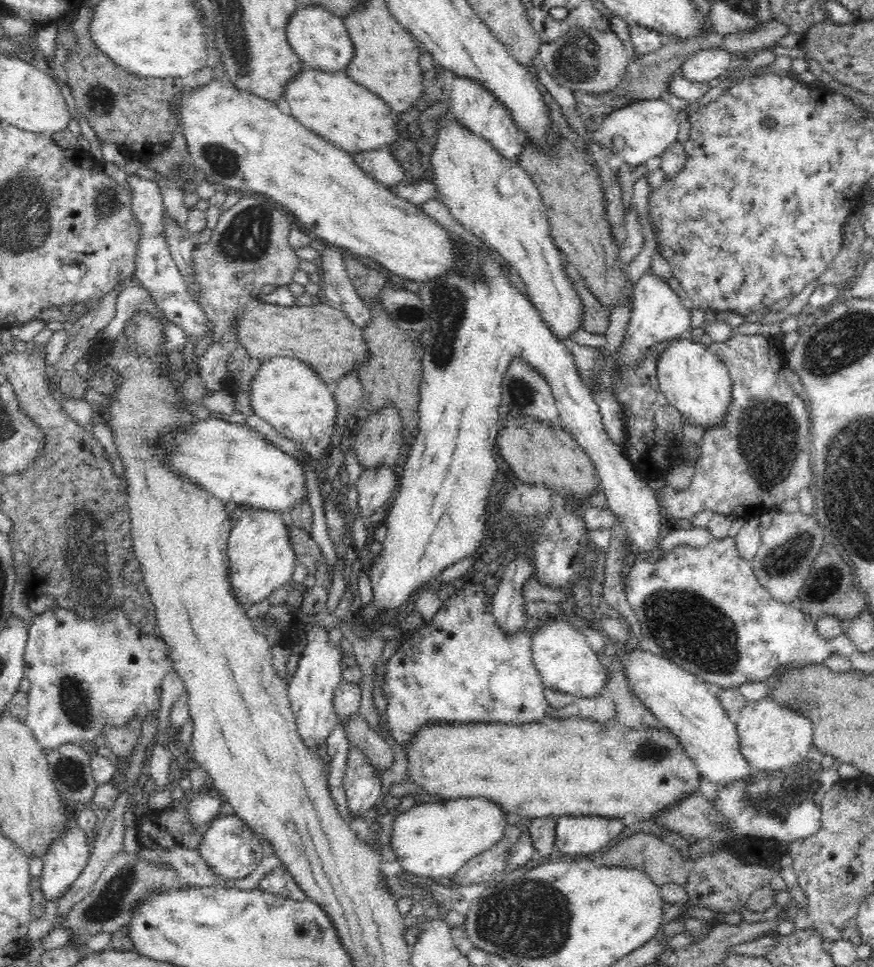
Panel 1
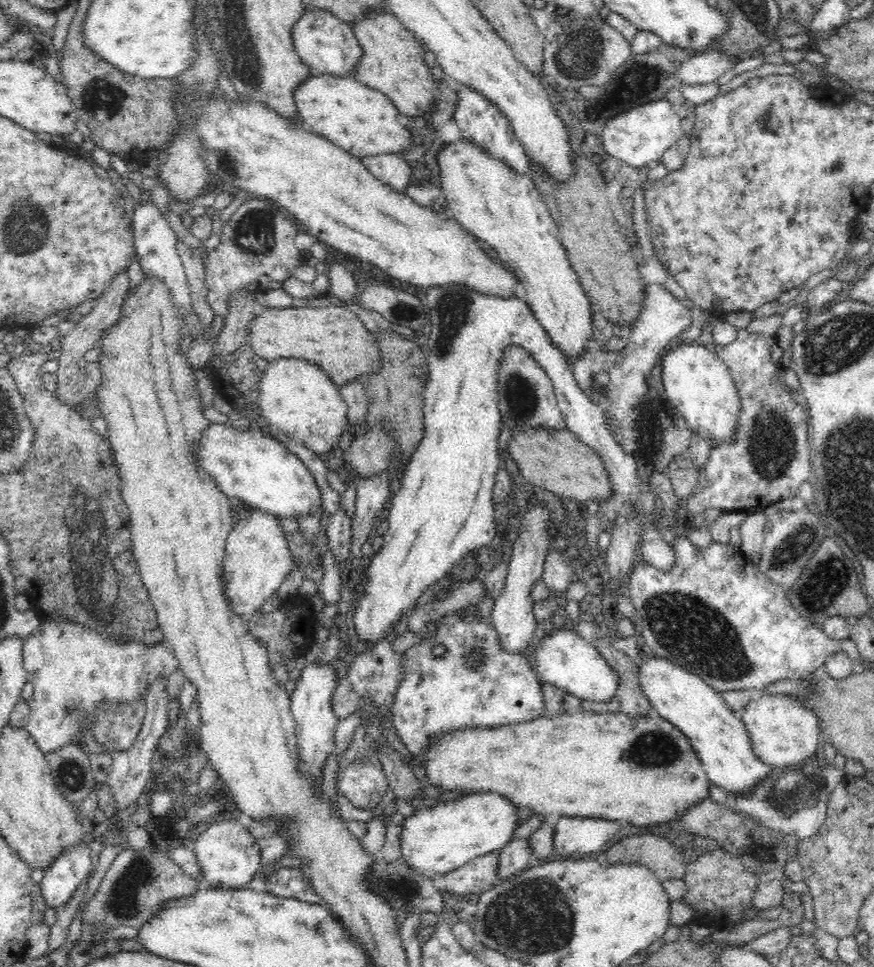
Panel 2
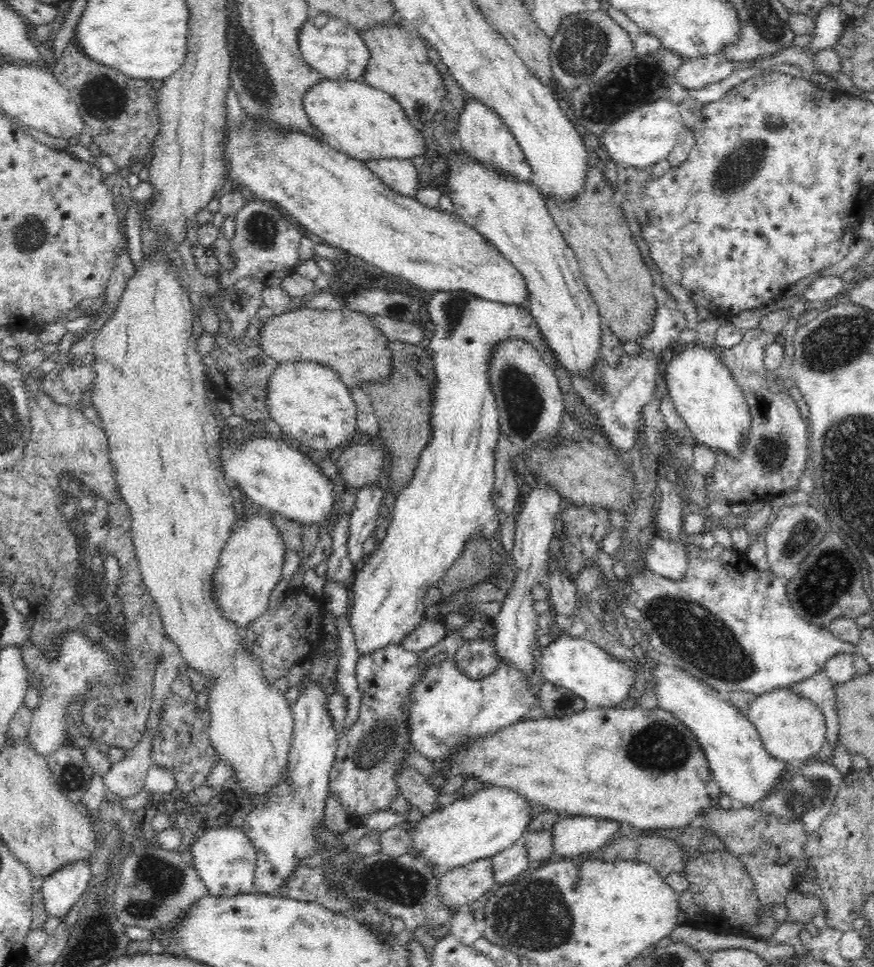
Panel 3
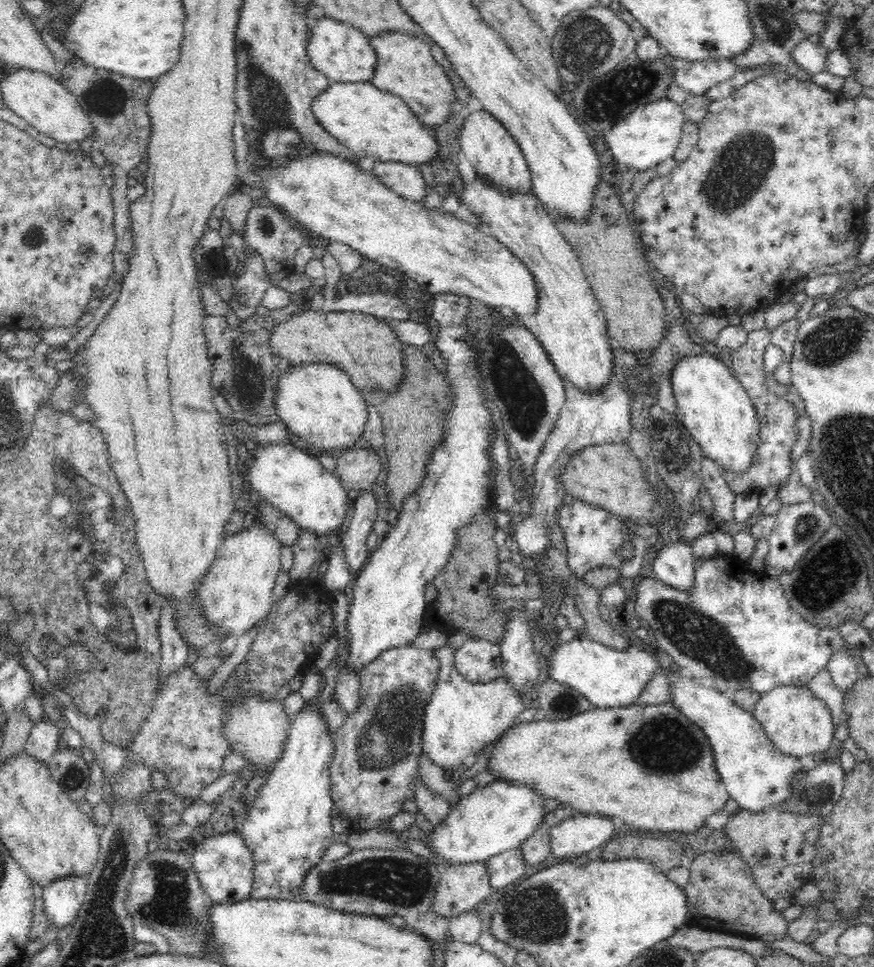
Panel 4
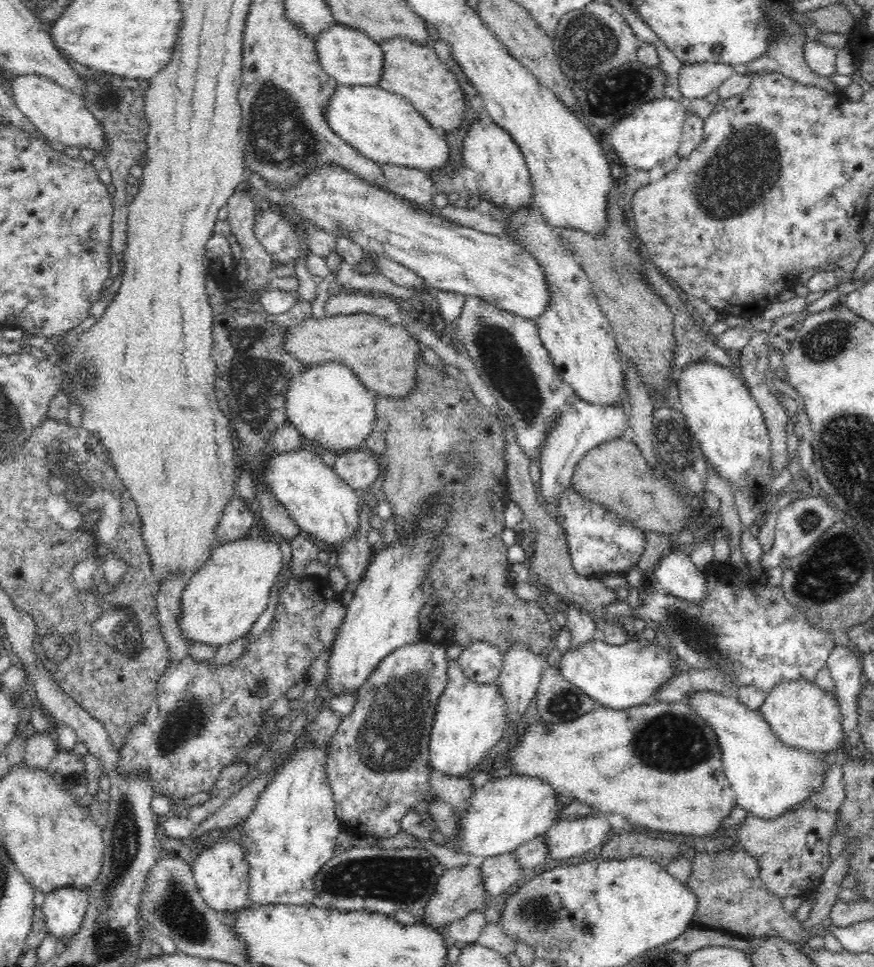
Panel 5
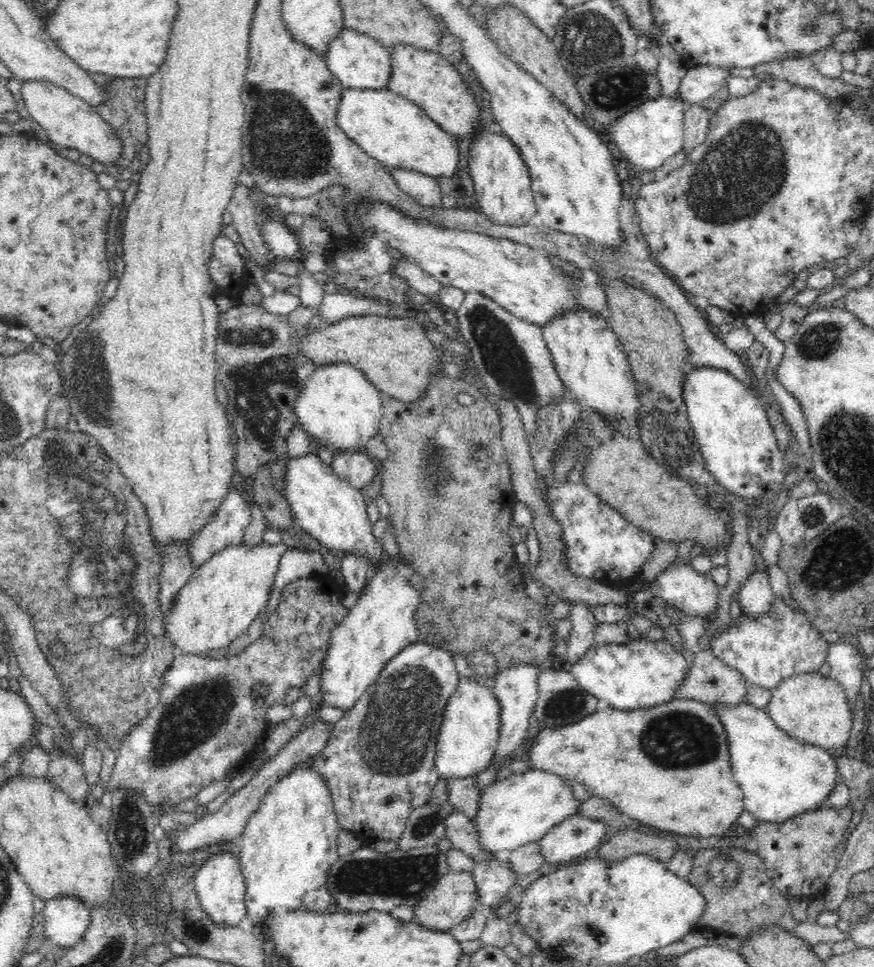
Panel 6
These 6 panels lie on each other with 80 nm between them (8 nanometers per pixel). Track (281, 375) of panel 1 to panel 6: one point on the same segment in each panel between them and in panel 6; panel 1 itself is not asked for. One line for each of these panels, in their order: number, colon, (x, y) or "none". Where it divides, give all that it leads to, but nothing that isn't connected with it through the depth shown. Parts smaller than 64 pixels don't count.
2: (298, 397)
3: (308, 401)
4: (318, 403)
5: (328, 404)
6: (338, 407)

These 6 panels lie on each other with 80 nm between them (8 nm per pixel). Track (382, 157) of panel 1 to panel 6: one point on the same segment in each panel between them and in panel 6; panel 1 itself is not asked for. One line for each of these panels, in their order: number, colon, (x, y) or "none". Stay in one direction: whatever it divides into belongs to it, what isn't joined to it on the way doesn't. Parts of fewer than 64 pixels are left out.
2: (391, 169)
3: (400, 175)
4: (403, 178)
5: (412, 184)
6: (425, 189)

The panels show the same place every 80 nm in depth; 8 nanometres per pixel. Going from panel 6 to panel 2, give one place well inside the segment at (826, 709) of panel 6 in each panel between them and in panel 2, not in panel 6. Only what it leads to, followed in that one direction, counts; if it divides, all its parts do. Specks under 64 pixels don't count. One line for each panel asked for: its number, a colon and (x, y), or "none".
2: (783, 732)
3: (791, 727)
4: (798, 723)
5: (801, 714)

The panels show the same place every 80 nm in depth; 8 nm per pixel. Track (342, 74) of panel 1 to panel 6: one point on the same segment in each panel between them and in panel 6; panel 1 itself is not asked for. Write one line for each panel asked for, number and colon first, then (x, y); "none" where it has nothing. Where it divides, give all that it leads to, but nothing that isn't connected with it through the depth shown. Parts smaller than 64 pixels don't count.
2: (364, 122)
3: (368, 124)
4: (373, 123)
5: (384, 127)
6: (388, 127)

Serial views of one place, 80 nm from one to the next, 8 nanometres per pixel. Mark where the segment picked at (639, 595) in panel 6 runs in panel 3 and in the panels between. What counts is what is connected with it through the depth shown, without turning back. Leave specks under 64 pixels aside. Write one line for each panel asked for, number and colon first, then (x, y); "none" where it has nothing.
3: (668, 558)
4: (673, 564)
5: (677, 574)

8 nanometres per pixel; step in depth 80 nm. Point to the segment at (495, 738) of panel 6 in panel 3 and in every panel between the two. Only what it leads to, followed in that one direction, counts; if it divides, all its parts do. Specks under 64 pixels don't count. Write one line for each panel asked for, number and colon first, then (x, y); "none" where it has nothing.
3: (447, 708)
4: (462, 718)
5: (470, 718)

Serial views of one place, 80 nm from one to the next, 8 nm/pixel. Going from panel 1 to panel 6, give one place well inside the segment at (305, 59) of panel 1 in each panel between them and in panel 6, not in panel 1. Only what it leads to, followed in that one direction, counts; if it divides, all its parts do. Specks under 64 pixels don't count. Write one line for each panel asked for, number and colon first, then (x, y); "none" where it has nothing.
2: (333, 49)
3: (336, 50)
4: (343, 53)
5: (352, 58)
6: (358, 61)

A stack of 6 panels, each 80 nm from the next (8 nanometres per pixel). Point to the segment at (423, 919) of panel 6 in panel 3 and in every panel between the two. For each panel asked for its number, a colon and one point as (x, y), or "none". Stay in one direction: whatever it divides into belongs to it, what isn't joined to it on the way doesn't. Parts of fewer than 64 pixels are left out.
3: (461, 886)
4: (463, 886)
5: (460, 890)

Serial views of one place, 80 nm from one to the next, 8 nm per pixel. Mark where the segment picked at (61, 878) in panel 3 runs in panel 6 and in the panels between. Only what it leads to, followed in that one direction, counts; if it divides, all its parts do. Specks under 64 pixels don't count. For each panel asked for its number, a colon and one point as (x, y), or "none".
4: (62, 898)
5: (64, 908)
6: (66, 919)

